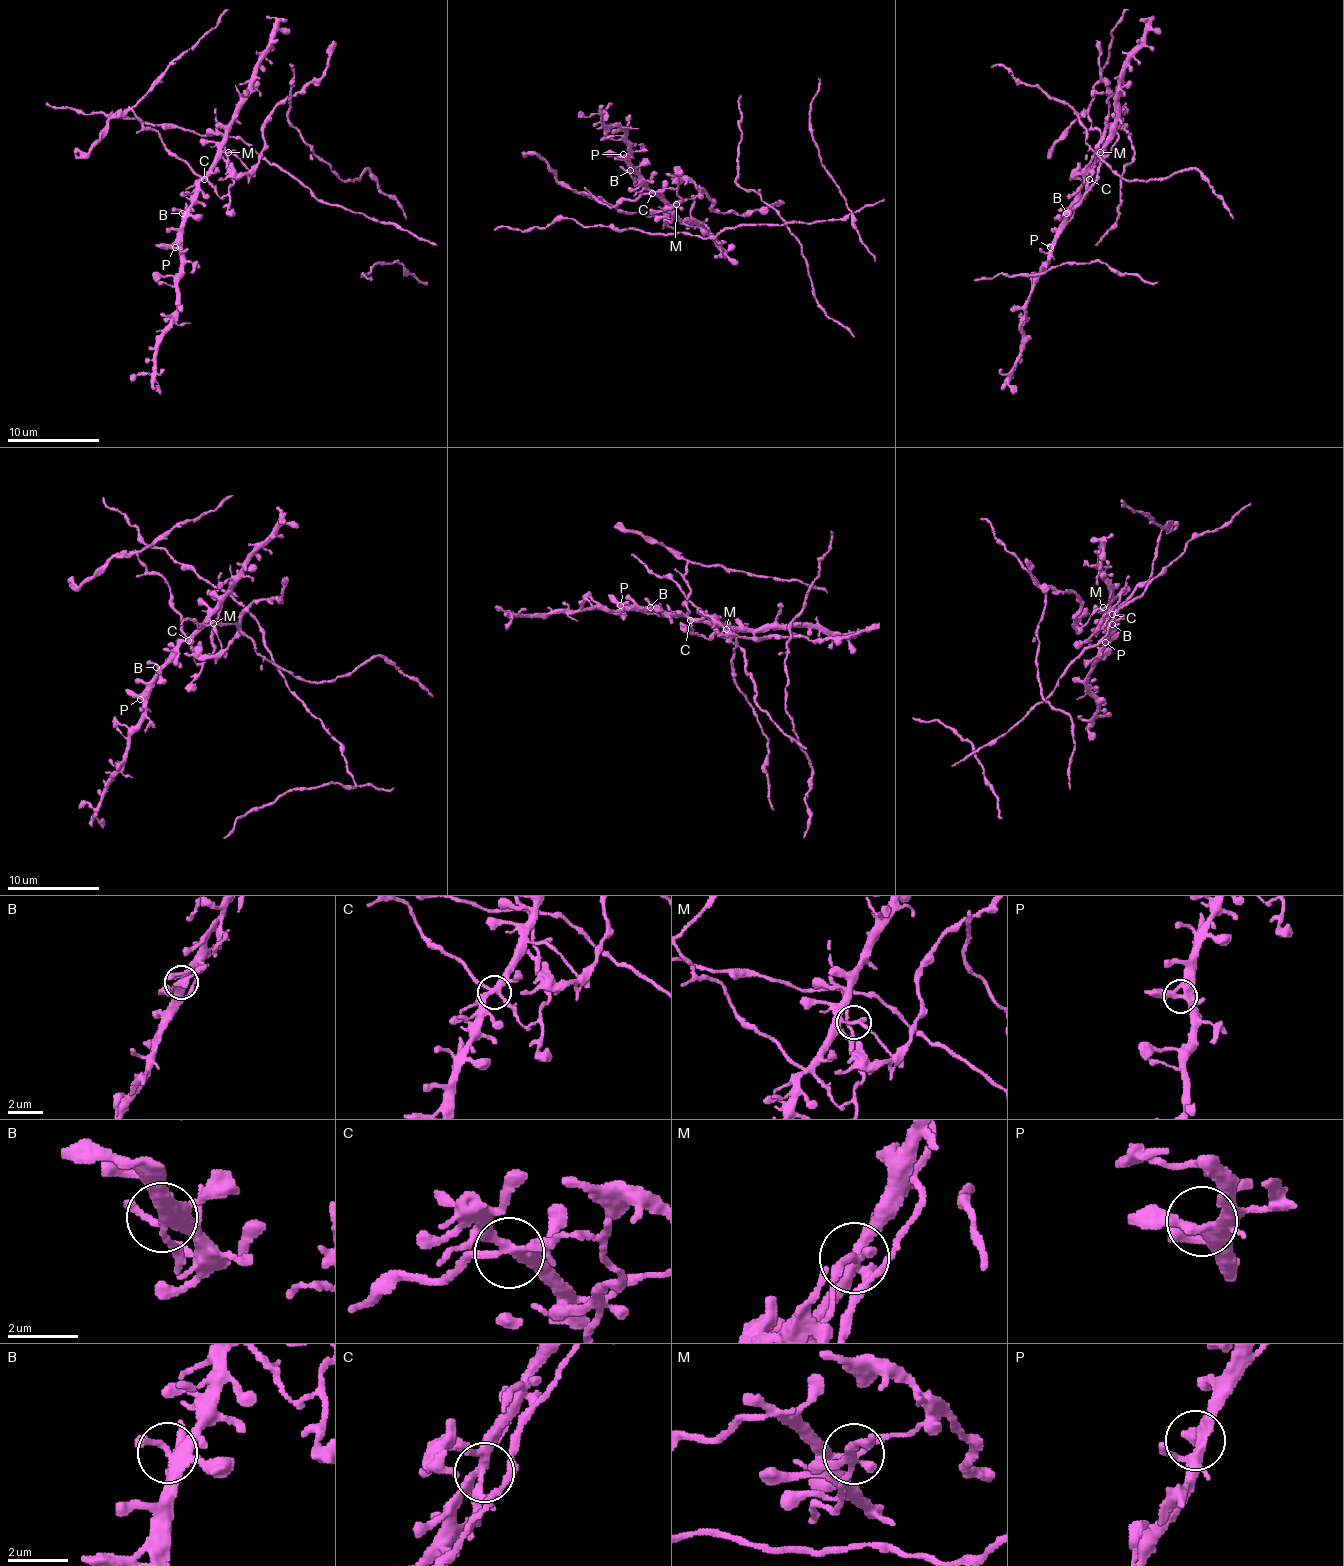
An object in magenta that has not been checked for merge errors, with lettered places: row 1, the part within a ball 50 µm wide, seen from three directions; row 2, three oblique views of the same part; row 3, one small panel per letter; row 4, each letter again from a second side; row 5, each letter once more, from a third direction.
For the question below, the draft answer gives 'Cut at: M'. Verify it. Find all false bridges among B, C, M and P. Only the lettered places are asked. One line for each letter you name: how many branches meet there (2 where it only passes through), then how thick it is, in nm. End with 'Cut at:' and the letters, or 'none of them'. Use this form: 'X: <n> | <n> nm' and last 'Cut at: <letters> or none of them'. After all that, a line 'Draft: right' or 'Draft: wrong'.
C: 5 | 280 nm
M: 3 | 200 nm
Cut at: C, M
Draft: wrong

